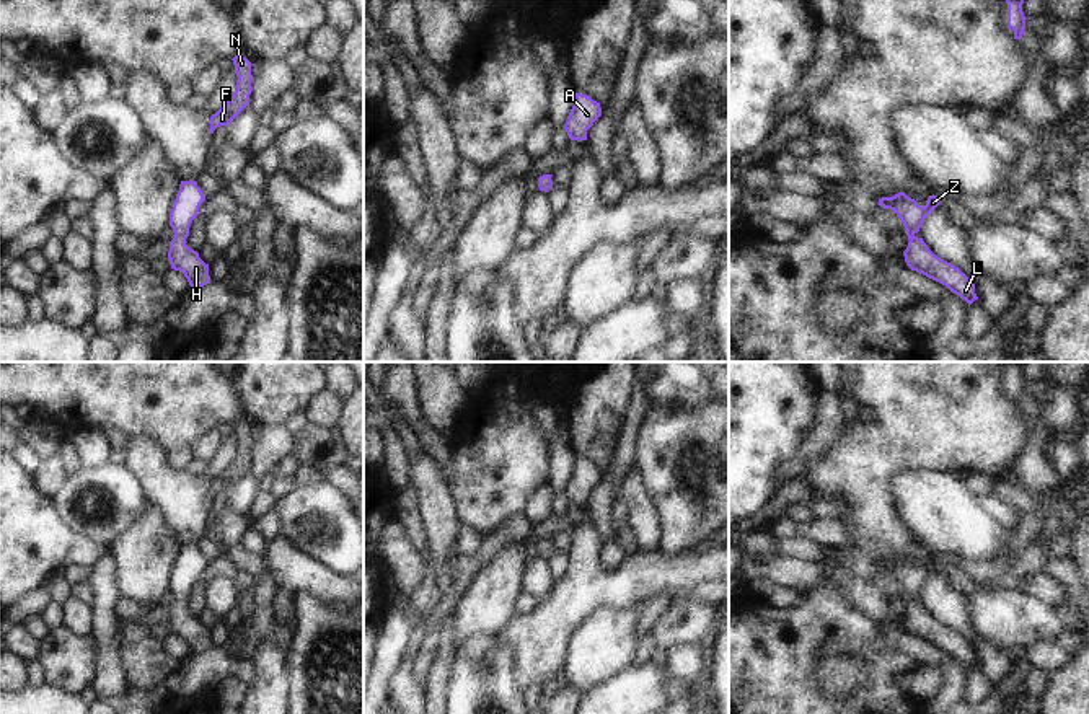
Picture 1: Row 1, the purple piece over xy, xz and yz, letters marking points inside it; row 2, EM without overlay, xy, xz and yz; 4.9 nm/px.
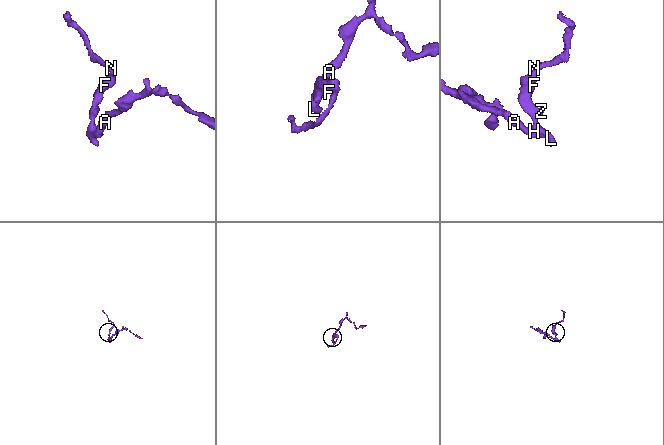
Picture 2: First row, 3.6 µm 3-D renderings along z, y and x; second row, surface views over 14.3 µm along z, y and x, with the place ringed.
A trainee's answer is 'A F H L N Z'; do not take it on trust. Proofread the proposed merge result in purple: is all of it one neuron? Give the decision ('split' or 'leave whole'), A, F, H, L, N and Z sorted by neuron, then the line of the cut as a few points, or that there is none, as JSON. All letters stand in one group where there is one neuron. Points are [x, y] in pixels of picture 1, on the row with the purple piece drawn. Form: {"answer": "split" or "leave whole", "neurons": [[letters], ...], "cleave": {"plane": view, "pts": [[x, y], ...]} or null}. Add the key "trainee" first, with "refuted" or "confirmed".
{"trainee": "confirmed", "answer": "leave whole", "neurons": [["A", "F", "H", "L", "N", "Z"]], "cleave": null}

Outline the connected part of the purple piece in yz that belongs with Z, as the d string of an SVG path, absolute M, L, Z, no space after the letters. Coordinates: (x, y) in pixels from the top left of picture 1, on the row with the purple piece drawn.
M905 192L879 199L879 205L893 210L906 230L906 236L910 240L906 249L903 251L906 266L911 271L946 285L970 306L975 300L978 300L975 284L959 267L936 256L923 238L916 236L924 218L939 205L939 202L941 196L932 194L928 197L926 205L921 207Z

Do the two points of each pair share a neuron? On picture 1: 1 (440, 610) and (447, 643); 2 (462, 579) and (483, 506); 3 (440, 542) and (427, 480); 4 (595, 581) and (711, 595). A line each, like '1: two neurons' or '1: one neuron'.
1: two neurons
2: two neurons
3: one neuron
4: two neurons

